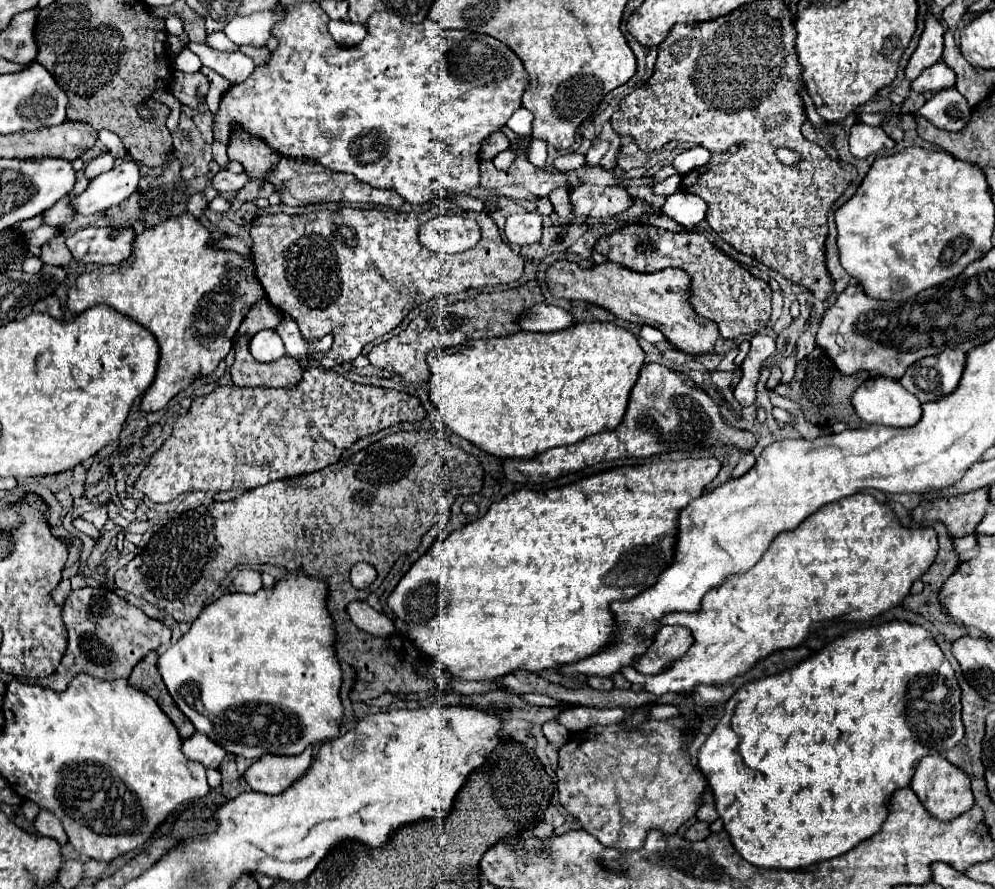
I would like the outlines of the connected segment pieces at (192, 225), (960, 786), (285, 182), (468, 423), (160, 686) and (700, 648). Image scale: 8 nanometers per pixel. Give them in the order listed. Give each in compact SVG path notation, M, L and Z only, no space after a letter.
M187 213L169 217L149 229L145 229L141 235L133 241L131 257L127 257L121 265L107 269L105 273L93 271L83 273L77 277L75 285L67 293L67 307L71 313L83 313L85 309L105 303L119 313L135 319L143 327L147 327L157 343L159 343L159 367L155 381L147 389L141 401L143 411L159 411L163 409L177 393L181 393L193 379L199 375L211 375L211 371L217 367L219 361L227 357L227 353L233 347L233 335L239 329L241 321L249 313L251 307L255 307L259 301L265 299L265 291L259 285L255 277L255 263L253 257L239 255L237 251L227 251L221 247L213 247L213 237L203 223Z
M923 757L923 761L919 763L909 787L915 791L915 795L923 803L923 807L937 821L943 821L943 823L957 819L959 815L967 813L973 805L973 793L971 793L969 777L961 769L955 769L955 765L951 765L943 757Z
M281 157L281 161L275 165L275 169L269 175L269 181L277 187L281 201L285 205L311 205L311 203L327 203L327 201L345 201L345 203L373 203L373 205L385 205L391 209L399 209L405 205L405 199L399 197L393 189L375 189L351 175L335 173L325 169L323 165L315 161L303 161L303 159L289 159Z
M575 323L567 329L555 331L555 333L529 333L529 331L519 331L507 337L493 337L493 339L477 339L470 340L461 347L439 350L432 349L427 354L427 363L431 369L431 379L429 379L429 387L431 387L431 399L435 403L435 407L439 411L440 417L445 425L459 437L471 441L473 445L477 445L479 449L501 457L501 459L509 459L509 457L521 457L521 459L531 459L551 447L563 447L563 445L573 445L583 437L601 433L601 431L613 431L627 409L627 401L629 401L629 393L635 385L635 381L639 379L639 369L645 365L645 353L637 341L637 337L621 327L621 325L613 325L613 323Z
M157 651L147 653L147 657L143 657L143 661L139 661L139 665L135 665L135 669L133 669L131 677L129 677L129 683L135 685L137 689L149 693L159 703L159 707L165 711L165 715L173 721L173 725L177 727L181 739L187 739L187 737L191 737L195 733L195 727L179 711L179 707L171 699L169 691L165 689L163 677L159 675L159 669L157 669L157 659L159 659Z
M869 493L835 501L809 515L791 533L775 537L759 563L711 589L699 611L661 617L659 625L685 625L695 637L695 645L667 671L639 675L622 668L621 674L630 682L641 683L647 691L663 693L689 693L701 683L727 683L773 651L805 641L815 621L839 615L867 621L899 605L913 581L933 565L937 551L933 527L903 527L893 509Z

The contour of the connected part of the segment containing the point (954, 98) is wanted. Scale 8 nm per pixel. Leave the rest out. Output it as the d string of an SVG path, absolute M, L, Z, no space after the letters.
M949 87L937 91L915 115L923 115L939 129L961 131L971 121L971 107L955 87Z

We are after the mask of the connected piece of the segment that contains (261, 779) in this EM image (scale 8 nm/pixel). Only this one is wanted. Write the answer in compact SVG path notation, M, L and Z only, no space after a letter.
M313 747L305 749L299 757L261 757L243 773L243 781L251 791L277 795L295 783L311 765Z

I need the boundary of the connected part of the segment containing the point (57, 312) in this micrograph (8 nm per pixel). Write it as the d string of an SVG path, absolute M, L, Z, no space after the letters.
M49 295L45 299L39 299L35 305L33 305L33 311L43 311L43 313L49 313L51 317L55 319L61 319L63 317L63 311L61 311L61 305L59 305L59 299L55 295Z

